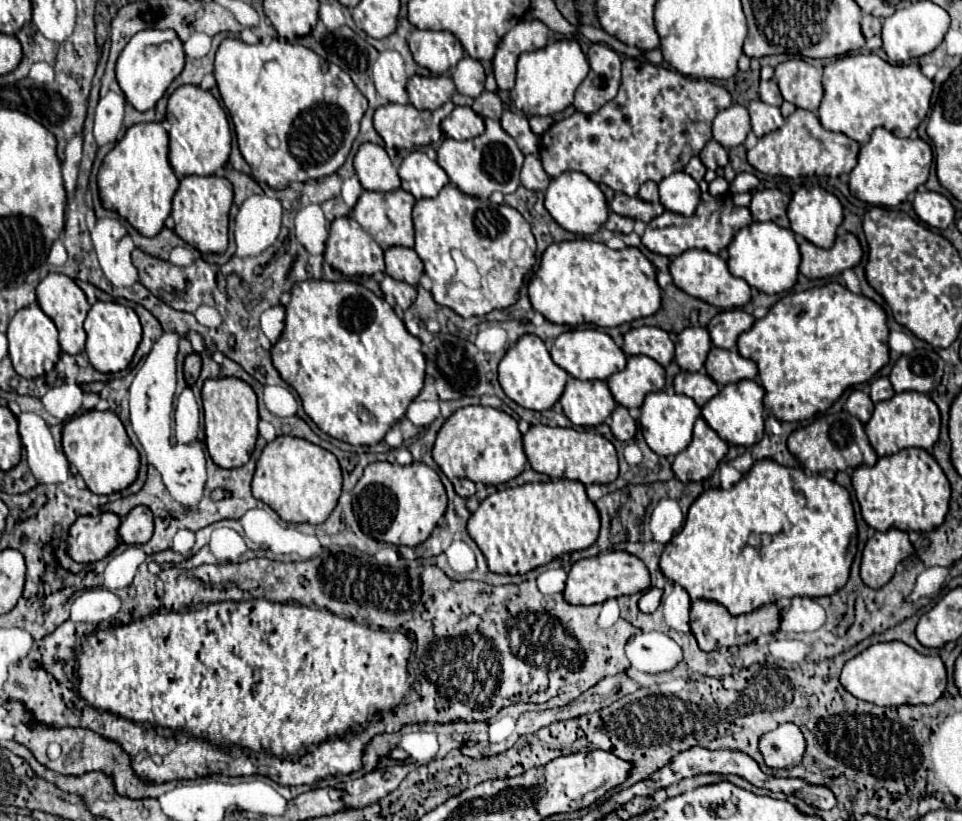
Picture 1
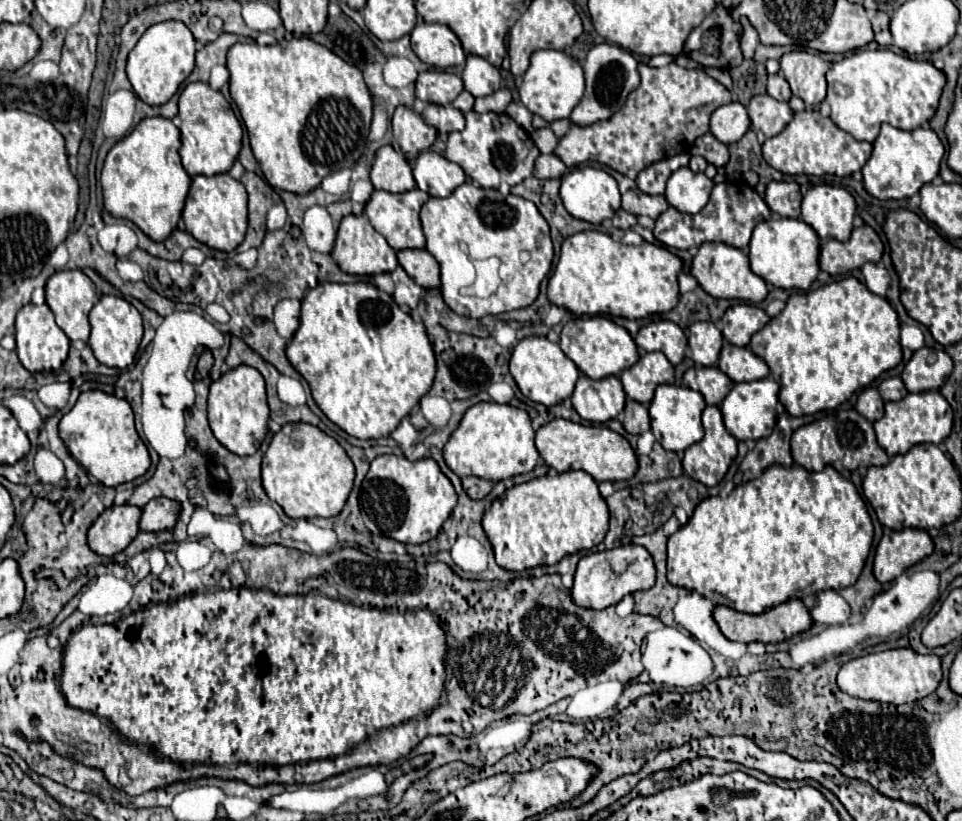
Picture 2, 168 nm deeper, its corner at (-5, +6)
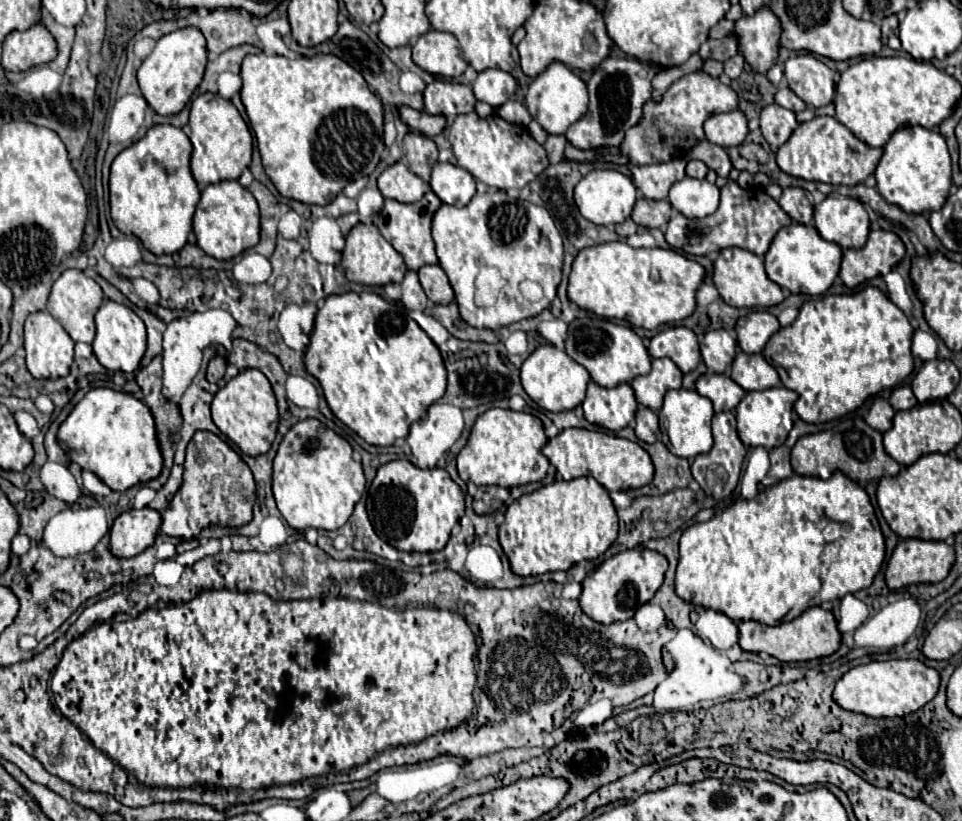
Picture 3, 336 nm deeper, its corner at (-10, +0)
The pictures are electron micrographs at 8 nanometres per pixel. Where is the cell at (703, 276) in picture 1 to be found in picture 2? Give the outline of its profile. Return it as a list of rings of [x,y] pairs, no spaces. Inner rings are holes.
[[[704,243],[694,255],[690,273],[698,279],[700,287],[706,293],[718,299],[740,299],[740,301],[760,303],[768,295],[768,283],[752,273],[750,263],[746,261],[746,253],[726,243]]]

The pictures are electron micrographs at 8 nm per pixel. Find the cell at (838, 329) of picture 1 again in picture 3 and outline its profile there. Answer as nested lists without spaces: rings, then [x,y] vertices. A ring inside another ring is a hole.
[[[867,285],[857,293],[805,301],[797,319],[767,341],[763,357],[777,369],[781,383],[799,395],[797,415],[805,423],[827,423],[855,411],[867,397],[891,389],[913,371],[911,337],[907,315],[877,287]]]

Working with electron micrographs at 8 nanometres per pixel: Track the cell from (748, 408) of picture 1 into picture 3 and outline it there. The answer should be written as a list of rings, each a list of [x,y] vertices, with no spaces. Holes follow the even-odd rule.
[[[771,387],[771,389],[763,389],[763,391],[749,391],[741,403],[735,409],[737,415],[737,435],[743,441],[745,447],[779,447],[779,443],[783,443],[783,439],[787,439],[789,429],[783,425],[783,415],[781,411],[789,411],[793,409],[797,395],[791,389],[785,387]]]

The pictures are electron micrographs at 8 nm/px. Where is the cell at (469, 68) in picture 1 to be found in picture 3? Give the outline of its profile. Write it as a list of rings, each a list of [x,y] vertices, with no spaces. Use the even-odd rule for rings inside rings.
[[[485,69],[477,75],[471,89],[479,101],[489,103],[491,107],[501,107],[505,101],[509,101],[515,95],[517,83],[505,71]]]

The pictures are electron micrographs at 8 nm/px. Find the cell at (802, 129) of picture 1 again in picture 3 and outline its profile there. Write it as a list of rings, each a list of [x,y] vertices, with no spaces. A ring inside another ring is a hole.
[[[815,117],[807,123],[801,123],[787,143],[783,143],[777,153],[777,165],[783,173],[799,177],[805,181],[819,181],[831,185],[857,185],[863,183],[877,167],[883,151],[867,147],[859,141],[845,125],[833,117]]]

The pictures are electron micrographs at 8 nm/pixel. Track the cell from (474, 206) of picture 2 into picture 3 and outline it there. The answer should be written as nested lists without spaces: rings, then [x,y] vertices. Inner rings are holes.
[[[505,191],[475,193],[465,207],[441,205],[433,215],[433,241],[439,265],[449,277],[455,291],[455,301],[465,323],[471,327],[501,329],[527,317],[539,315],[557,293],[563,267],[563,241],[551,215],[533,203],[515,199],[511,201]],[[480,270],[499,273],[506,281],[494,295],[489,307],[477,307],[475,302],[477,278]],[[521,281],[535,281],[545,291],[543,299],[527,301],[519,289]]]

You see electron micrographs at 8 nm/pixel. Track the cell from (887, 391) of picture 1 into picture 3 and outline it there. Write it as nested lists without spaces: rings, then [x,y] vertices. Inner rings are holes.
[[[901,385],[901,387],[895,387],[895,389],[893,389],[893,393],[891,393],[891,397],[889,397],[889,403],[891,403],[891,407],[893,407],[895,411],[903,411],[903,409],[915,407],[915,405],[917,405],[917,399],[915,399],[911,387]]]

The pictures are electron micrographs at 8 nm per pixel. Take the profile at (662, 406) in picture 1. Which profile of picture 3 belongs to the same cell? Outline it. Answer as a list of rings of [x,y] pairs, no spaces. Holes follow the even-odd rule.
[[[677,389],[677,391],[667,391],[663,407],[658,411],[660,441],[673,453],[679,457],[695,457],[699,453],[707,453],[713,445],[711,437],[711,417],[713,417],[713,407],[711,401],[697,391],[689,389]]]

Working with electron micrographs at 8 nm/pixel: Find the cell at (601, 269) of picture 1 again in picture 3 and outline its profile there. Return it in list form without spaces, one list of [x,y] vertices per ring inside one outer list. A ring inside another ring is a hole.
[[[613,241],[613,243],[601,243],[593,247],[585,247],[583,251],[577,253],[571,273],[569,273],[569,285],[567,285],[567,297],[573,301],[577,307],[593,311],[599,317],[605,319],[619,319],[627,321],[635,327],[643,329],[657,329],[659,325],[665,323],[675,323],[685,317],[689,317],[695,309],[695,291],[699,283],[705,277],[705,269],[681,253],[673,249],[633,249],[623,241]]]

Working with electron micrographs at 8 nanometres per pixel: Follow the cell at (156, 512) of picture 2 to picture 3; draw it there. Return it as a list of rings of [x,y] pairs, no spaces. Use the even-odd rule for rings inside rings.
[[[197,431],[187,447],[183,487],[161,513],[163,521],[159,531],[169,537],[193,539],[207,525],[239,527],[251,519],[253,503],[255,481],[247,463],[221,437],[209,431]]]

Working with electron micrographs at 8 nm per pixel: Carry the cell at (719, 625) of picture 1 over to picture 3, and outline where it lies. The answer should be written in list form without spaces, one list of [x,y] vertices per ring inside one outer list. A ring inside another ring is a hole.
[[[809,607],[803,611],[799,617],[795,617],[789,623],[781,623],[775,627],[757,623],[757,621],[737,621],[739,629],[739,645],[745,651],[765,651],[779,661],[809,661],[809,659],[819,659],[825,655],[831,655],[837,651],[841,635],[835,627],[835,617],[831,611],[825,611],[821,607]]]

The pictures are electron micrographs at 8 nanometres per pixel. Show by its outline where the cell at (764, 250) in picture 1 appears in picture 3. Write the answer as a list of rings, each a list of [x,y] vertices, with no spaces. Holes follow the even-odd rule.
[[[791,223],[789,227],[779,229],[773,237],[769,251],[765,253],[765,271],[771,281],[791,293],[821,295],[831,287],[833,279],[837,277],[841,255],[841,247],[837,243],[821,239],[813,225]]]

